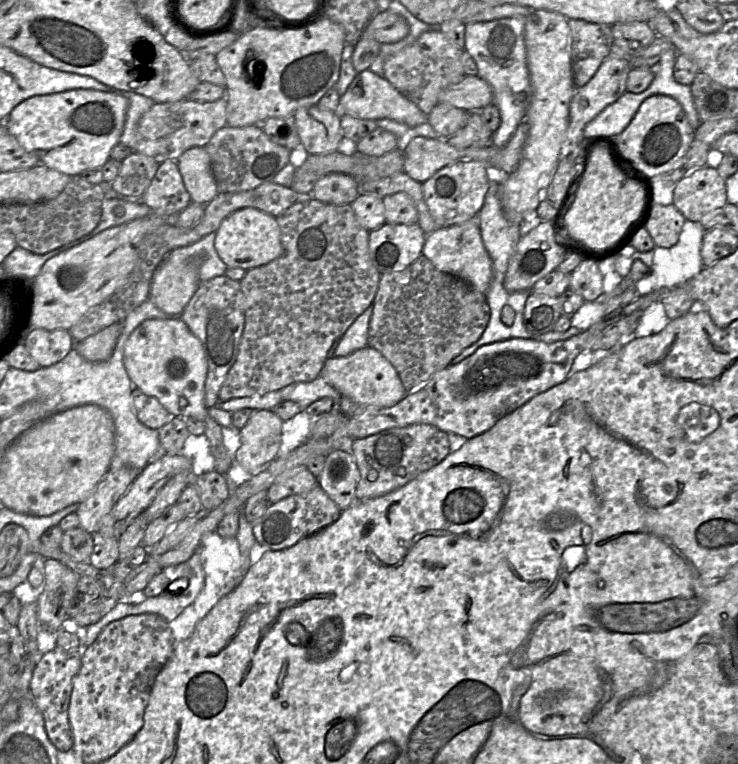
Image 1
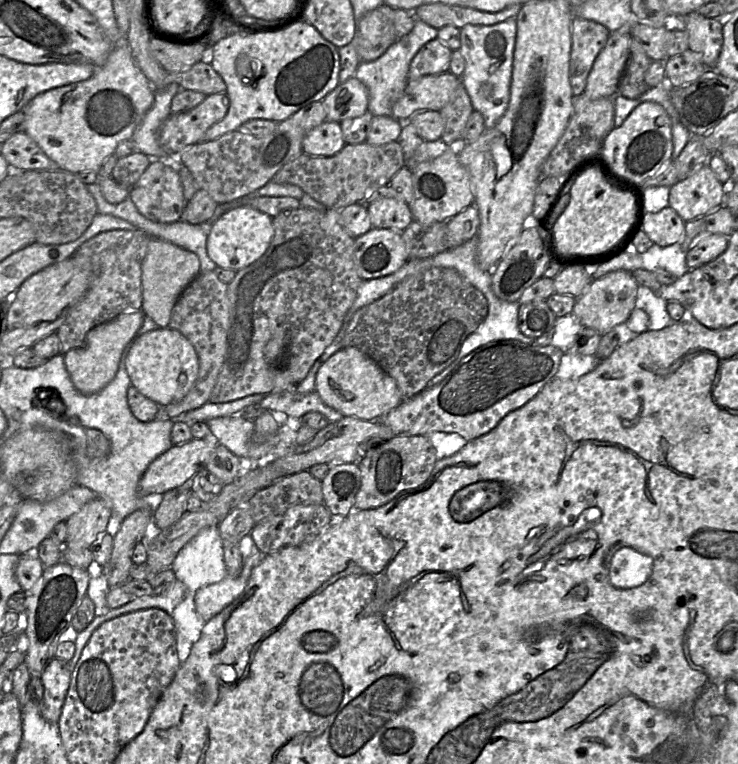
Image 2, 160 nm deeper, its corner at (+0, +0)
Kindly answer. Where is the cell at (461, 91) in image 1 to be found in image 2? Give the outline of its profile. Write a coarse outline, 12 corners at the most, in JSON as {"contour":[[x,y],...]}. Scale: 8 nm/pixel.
{"contour":[[449,71],[408,81],[392,117],[439,111],[461,77]]}

